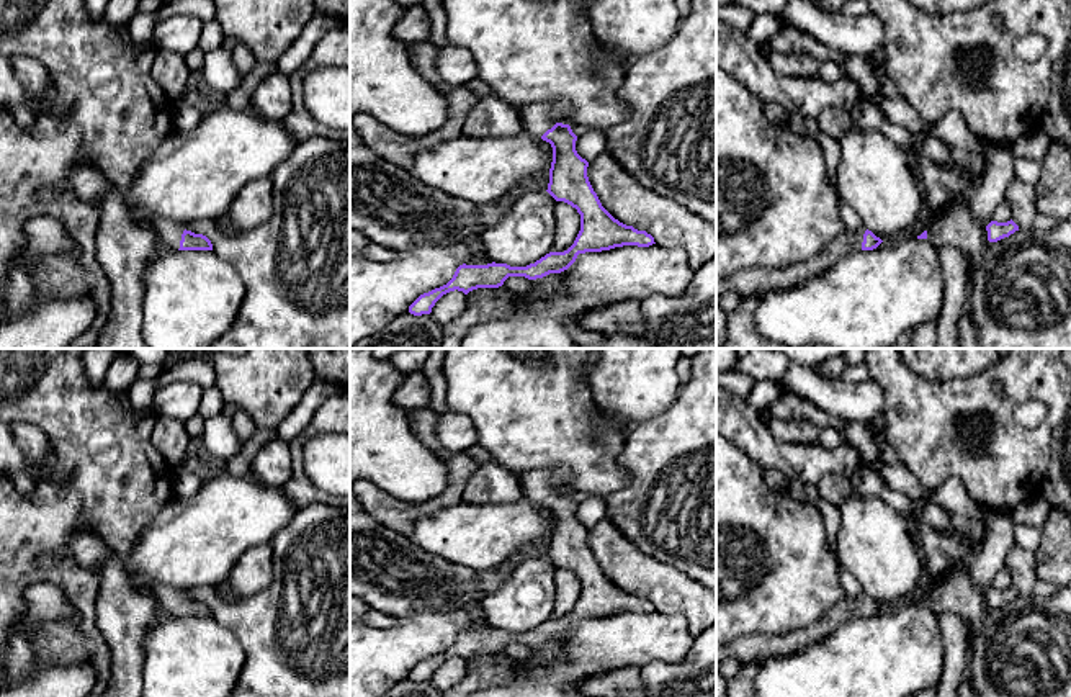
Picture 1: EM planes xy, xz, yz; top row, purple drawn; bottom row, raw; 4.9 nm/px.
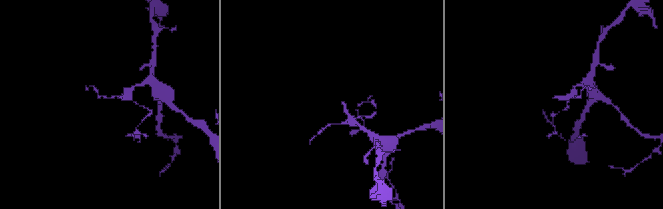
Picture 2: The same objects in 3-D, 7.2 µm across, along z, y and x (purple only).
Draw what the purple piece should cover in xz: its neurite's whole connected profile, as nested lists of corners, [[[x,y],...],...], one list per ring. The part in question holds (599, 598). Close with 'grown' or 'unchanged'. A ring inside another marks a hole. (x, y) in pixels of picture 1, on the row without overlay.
[[[531,470],[518,474],[522,496],[541,504],[553,514],[548,560],[556,568],[564,568],[580,581],[580,597],[574,610],[564,618],[549,618],[527,633],[510,633],[507,630],[459,632],[453,645],[428,659],[420,661],[410,672],[414,682],[430,681],[435,669],[450,658],[468,661],[477,654],[499,654],[509,643],[525,643],[528,646],[543,645],[549,640],[567,636],[579,620],[602,618],[623,612],[649,614],[654,604],[646,597],[638,597],[615,586],[600,569],[594,558],[587,533],[589,528],[576,517],[577,502],[566,486],[562,470]]]; grown

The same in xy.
[[[160,586],[154,592],[160,614],[173,617],[213,617],[211,607],[203,600],[186,597],[183,592]]]; grown

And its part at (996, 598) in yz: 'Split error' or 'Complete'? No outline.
Complete

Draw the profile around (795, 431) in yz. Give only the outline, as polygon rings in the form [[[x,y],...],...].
[[[772,419],[769,422],[772,434],[786,443],[818,443],[819,429],[806,419]]]

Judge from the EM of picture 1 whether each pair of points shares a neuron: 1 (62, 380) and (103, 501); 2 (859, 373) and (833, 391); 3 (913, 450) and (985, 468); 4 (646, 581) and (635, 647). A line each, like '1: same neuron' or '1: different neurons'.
1: same neuron
2: different neurons
3: same neuron
4: different neurons

